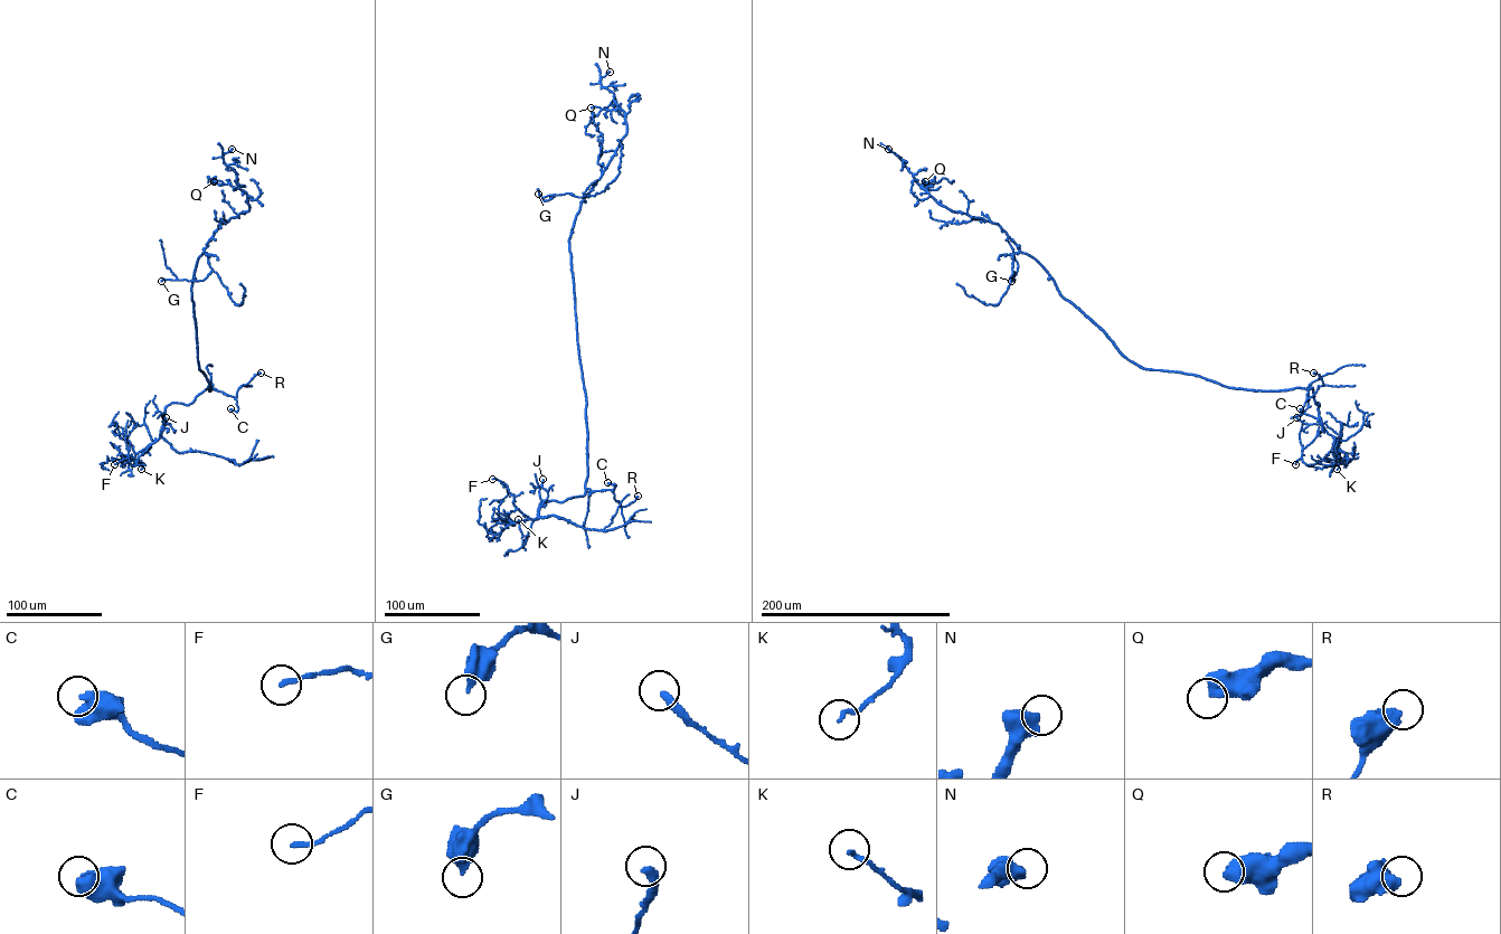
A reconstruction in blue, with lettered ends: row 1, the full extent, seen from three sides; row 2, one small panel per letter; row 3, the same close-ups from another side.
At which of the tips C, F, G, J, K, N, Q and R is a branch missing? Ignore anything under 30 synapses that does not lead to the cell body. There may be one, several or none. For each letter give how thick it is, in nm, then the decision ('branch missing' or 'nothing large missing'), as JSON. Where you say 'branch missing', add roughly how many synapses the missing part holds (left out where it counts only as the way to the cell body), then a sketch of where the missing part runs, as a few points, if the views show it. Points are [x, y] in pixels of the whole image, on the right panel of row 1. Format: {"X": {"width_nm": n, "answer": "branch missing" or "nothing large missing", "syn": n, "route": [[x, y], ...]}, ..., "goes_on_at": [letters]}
{"C": {"width_nm": 500, "answer": "nothing large missing"}, "F": {"width_nm": 180, "answer": "nothing large missing"}, "G": {"width_nm": 440, "answer": "nothing large missing"}, "J": {"width_nm": 320, "answer": "nothing large missing"}, "K": {"width_nm": 140, "answer": "nothing large missing"}, "N": {"width_nm": 650, "answer": "nothing large missing"}, "Q": {"width_nm": 600, "answer": "nothing large missing"}, "R": {"width_nm": 550, "answer": "nothing large missing"}, "goes_on_at": []}

